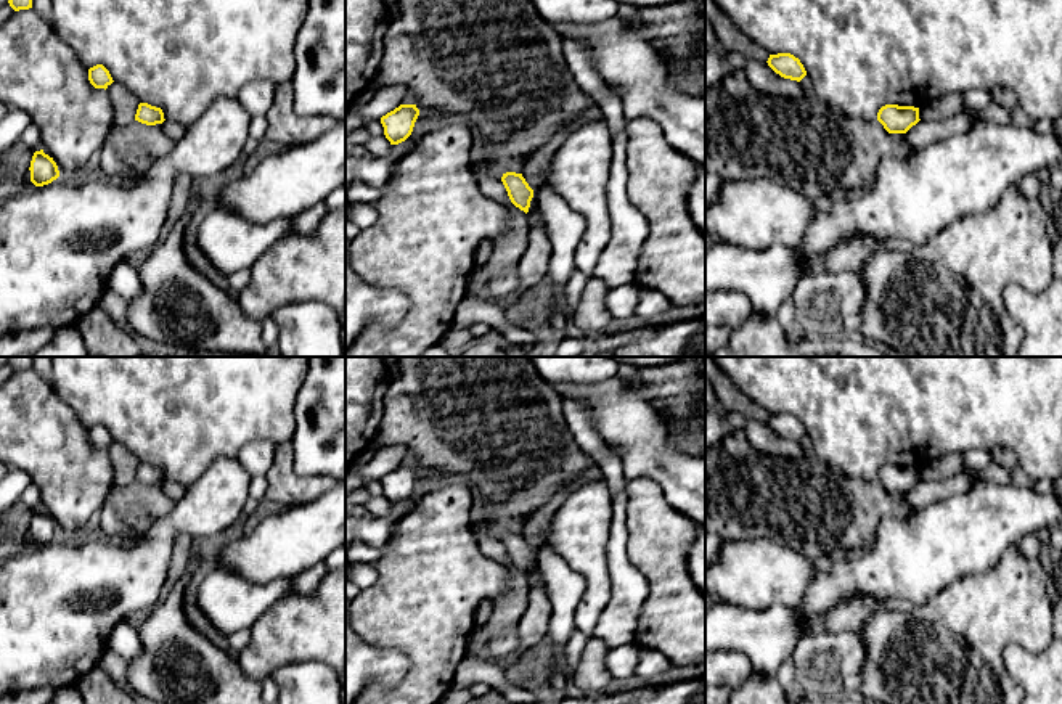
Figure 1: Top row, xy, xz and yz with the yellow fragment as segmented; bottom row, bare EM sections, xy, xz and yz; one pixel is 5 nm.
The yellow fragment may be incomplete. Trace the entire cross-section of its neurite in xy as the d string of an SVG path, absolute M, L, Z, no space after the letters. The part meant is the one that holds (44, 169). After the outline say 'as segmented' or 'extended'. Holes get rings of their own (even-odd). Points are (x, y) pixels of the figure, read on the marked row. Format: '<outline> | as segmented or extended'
M43 149L34 153L29 170L35 186L48 185L59 177L56 162Z | as segmented

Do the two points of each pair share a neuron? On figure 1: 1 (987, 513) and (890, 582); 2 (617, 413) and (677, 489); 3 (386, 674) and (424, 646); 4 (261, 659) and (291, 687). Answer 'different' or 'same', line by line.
1: same
2: same
3: different
4: different

